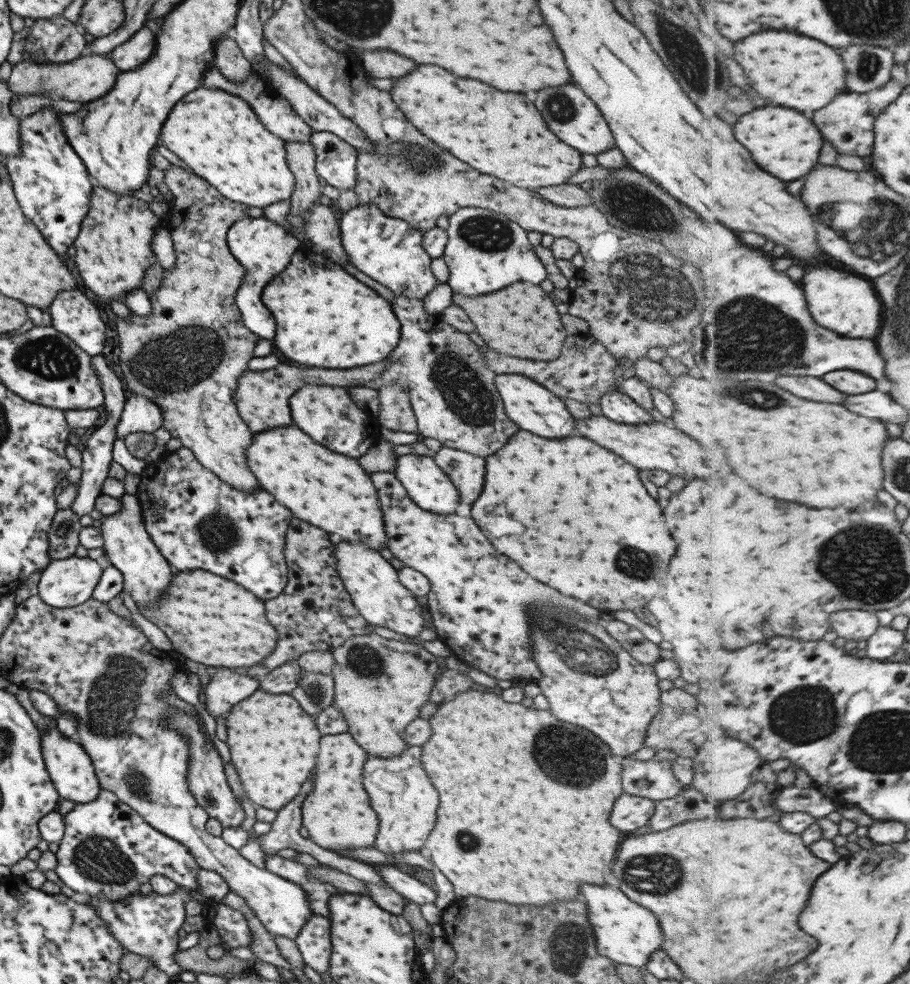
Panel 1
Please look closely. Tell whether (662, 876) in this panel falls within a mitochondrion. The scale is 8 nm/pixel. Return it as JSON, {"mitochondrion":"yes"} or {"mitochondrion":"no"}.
{"mitochondrion":"yes"}

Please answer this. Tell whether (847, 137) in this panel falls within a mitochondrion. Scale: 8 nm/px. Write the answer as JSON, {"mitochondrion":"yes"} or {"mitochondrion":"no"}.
{"mitochondrion":"no"}

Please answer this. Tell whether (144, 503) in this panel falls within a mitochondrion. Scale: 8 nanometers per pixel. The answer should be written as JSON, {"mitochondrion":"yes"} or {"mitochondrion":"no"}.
{"mitochondrion":"no"}

